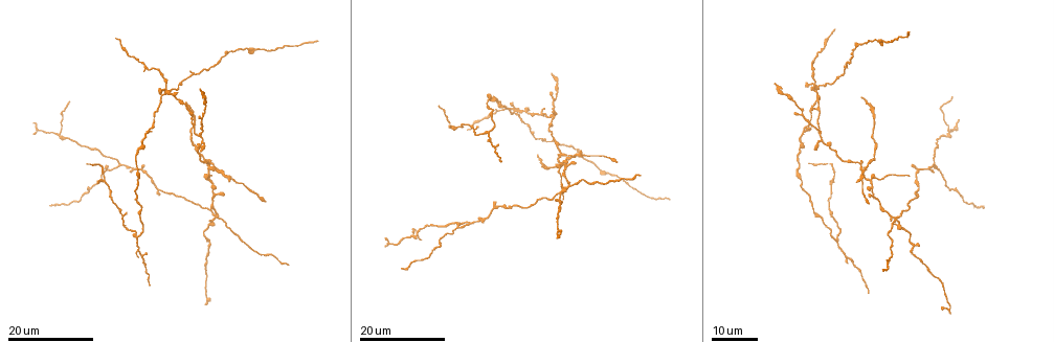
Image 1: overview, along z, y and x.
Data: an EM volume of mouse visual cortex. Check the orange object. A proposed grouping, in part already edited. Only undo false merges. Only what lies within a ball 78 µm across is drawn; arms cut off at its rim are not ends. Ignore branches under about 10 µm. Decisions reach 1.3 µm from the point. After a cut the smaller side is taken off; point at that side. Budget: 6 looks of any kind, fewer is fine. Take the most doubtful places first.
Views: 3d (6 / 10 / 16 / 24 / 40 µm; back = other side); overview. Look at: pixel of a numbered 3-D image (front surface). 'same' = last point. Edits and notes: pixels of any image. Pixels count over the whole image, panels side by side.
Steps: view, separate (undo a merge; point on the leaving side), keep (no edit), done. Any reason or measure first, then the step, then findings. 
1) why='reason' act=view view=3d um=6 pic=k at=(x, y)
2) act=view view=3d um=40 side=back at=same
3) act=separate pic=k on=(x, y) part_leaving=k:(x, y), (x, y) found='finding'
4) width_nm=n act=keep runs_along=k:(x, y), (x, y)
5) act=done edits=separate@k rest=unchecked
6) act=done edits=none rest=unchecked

why='four arms meet' act=view view=3d um=16 pic=1 at=(212, 214)

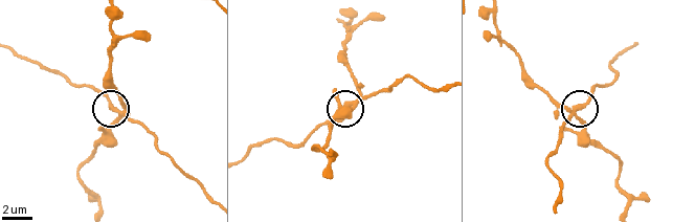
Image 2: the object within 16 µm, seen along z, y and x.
act=view view=3d um=10 pic=2 at=(112, 110)

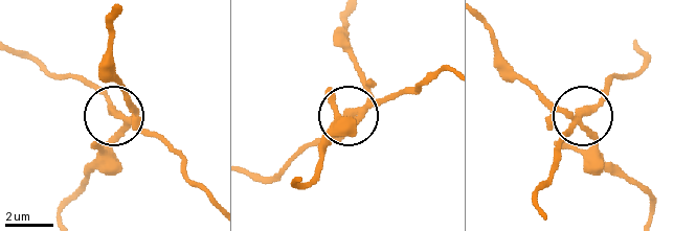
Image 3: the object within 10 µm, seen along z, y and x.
act=view view=3d um=6 pic=3 at=(582, 113)

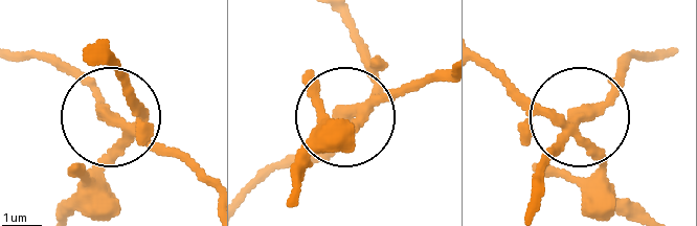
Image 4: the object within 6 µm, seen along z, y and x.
arms=4 act=separate pic=4 on=(98, 94) part_leaving=4:(127, 127), (50, 64), (10, 53) found='two cells meet here'

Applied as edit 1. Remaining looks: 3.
act=view view=overview

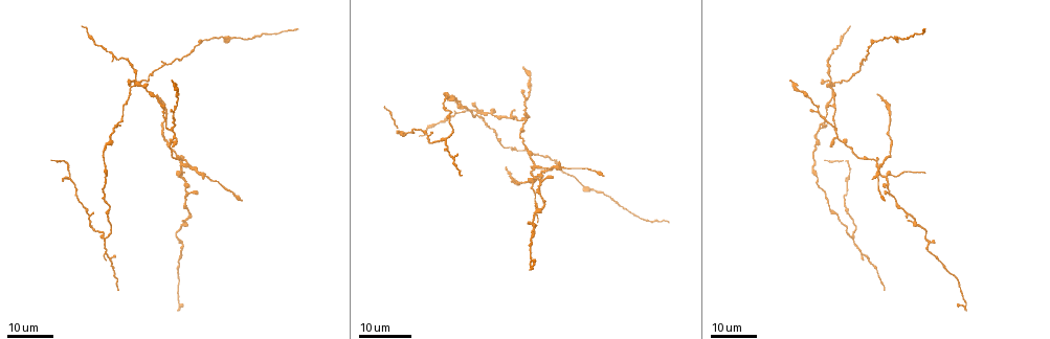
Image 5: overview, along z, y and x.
why='thin arm on a thick one' act=view view=3d um=16 pic=5 at=(483, 117)

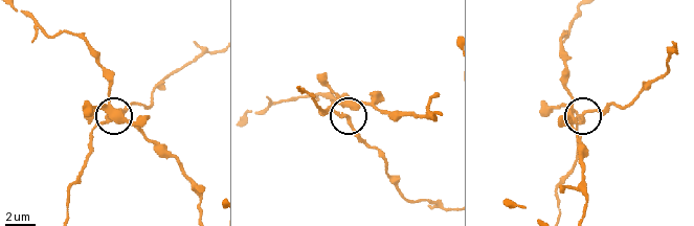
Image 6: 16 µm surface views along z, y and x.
act=view view=3d um=6 pic=6 at=(344, 114)

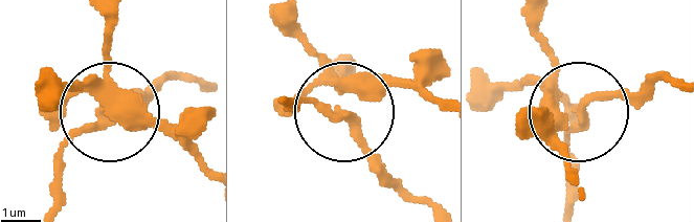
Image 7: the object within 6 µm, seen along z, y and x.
act=keep found='continuous, no second cell'

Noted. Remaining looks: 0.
act=done edits=separate@4 rest=unchecked

